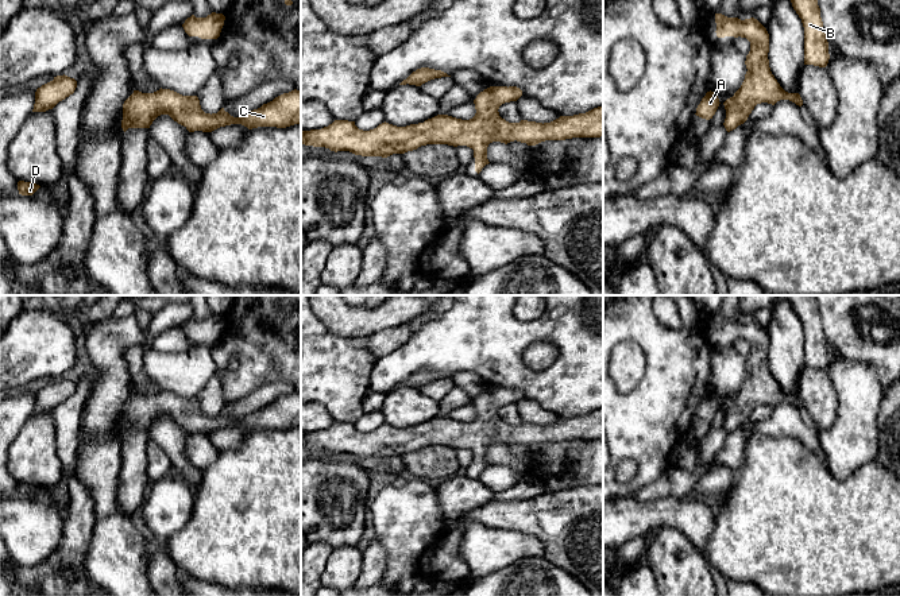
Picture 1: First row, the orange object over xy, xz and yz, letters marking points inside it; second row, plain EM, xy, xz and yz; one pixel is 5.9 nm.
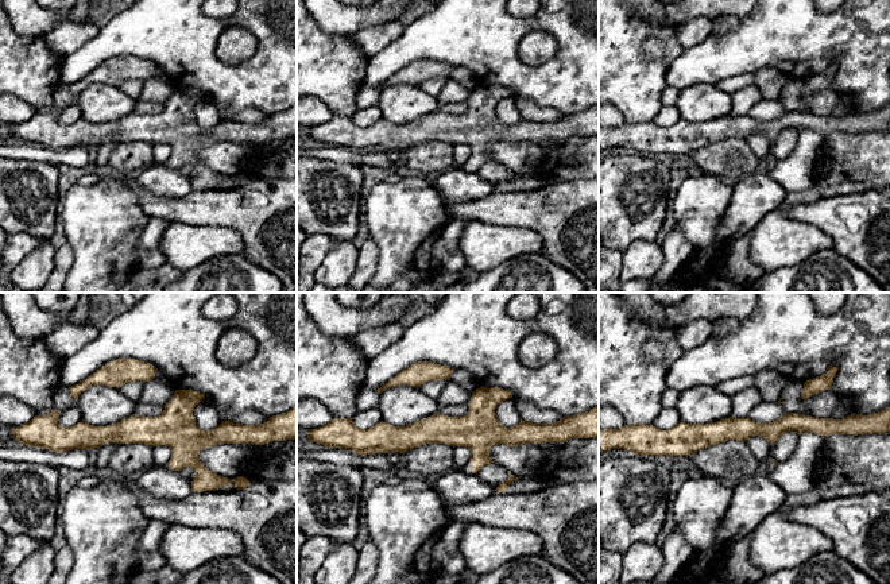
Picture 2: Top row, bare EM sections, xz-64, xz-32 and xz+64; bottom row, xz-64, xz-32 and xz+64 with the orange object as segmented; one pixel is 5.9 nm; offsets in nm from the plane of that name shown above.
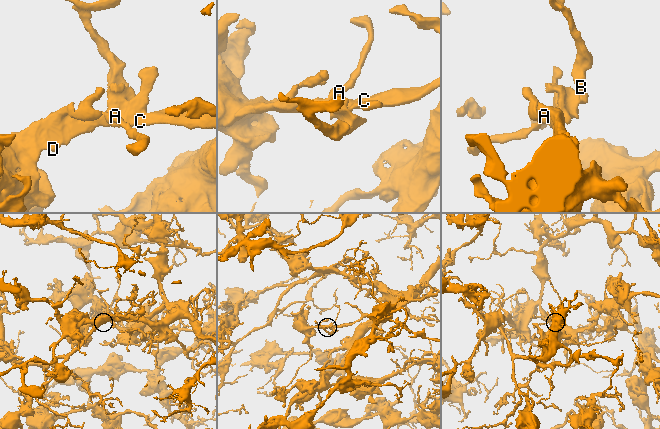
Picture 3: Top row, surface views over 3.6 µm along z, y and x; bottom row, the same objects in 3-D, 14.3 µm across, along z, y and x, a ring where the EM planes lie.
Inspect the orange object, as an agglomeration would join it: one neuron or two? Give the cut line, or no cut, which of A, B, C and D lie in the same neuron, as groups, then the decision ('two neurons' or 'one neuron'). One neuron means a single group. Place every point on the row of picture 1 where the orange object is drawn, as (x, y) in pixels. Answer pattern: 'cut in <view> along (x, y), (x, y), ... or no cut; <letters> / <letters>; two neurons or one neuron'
no cut; A B C D; one neuron

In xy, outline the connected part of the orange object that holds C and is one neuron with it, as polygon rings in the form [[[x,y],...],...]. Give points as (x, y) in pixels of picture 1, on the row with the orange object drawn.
[[[170,89],[154,93],[134,93],[123,104],[121,128],[150,128],[152,121],[169,115],[189,132],[212,132],[220,127],[242,124],[248,129],[258,127],[286,128],[301,123],[301,90],[291,90],[263,104],[242,117],[233,117],[221,108],[217,113],[205,113],[197,96],[182,96]]]

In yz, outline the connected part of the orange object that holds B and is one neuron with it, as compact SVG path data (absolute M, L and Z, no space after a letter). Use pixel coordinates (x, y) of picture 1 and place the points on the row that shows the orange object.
M791 0L804 27L804 65L826 67L830 59L818 0Z

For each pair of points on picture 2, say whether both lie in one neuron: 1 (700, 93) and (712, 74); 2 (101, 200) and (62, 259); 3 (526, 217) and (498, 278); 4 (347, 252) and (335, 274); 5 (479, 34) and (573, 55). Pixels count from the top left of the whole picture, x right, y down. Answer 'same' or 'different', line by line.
1: different
2: different
3: different
4: same
5: same

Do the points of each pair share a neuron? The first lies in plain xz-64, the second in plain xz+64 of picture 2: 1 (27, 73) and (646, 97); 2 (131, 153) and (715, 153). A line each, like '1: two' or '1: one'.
1: one
2: one

